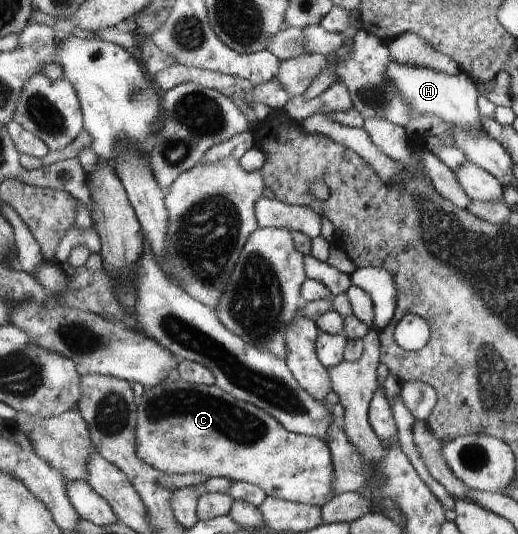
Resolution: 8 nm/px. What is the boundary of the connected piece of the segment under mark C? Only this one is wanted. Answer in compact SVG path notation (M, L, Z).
M178 378L164 380L137 398L136 453L162 473L204 473L209 479L251 483L267 496L302 505L322 507L336 495L332 489L334 469L328 444L320 438L292 433L263 409L236 399L218 386L192 385Z

